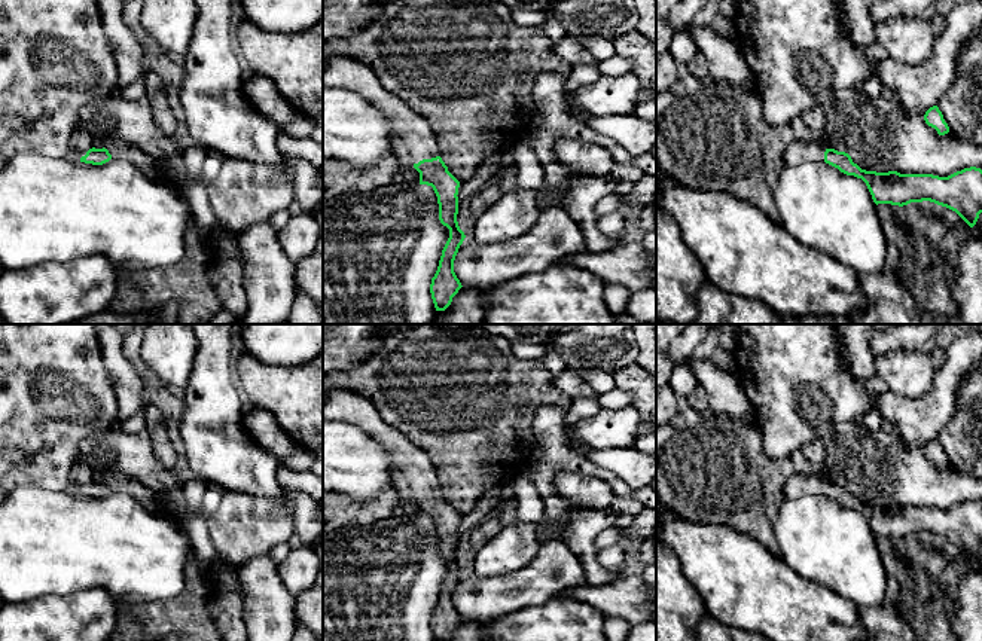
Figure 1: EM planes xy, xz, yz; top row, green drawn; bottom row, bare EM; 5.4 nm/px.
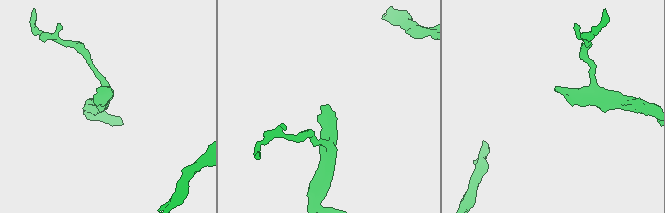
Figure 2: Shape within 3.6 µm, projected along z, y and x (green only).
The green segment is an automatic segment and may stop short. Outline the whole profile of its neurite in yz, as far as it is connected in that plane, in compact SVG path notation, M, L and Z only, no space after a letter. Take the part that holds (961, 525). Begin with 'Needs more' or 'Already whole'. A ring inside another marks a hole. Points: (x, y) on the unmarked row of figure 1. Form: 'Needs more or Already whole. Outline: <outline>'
Needs more. Outline: M795 473L784 485L784 497L793 500L803 494L824 494L847 509L861 512L876 538L903 540L911 535L930 534L955 544L970 561L976 558L982 546L982 503L976 500L964 501L948 510L866 504L845 485Z

